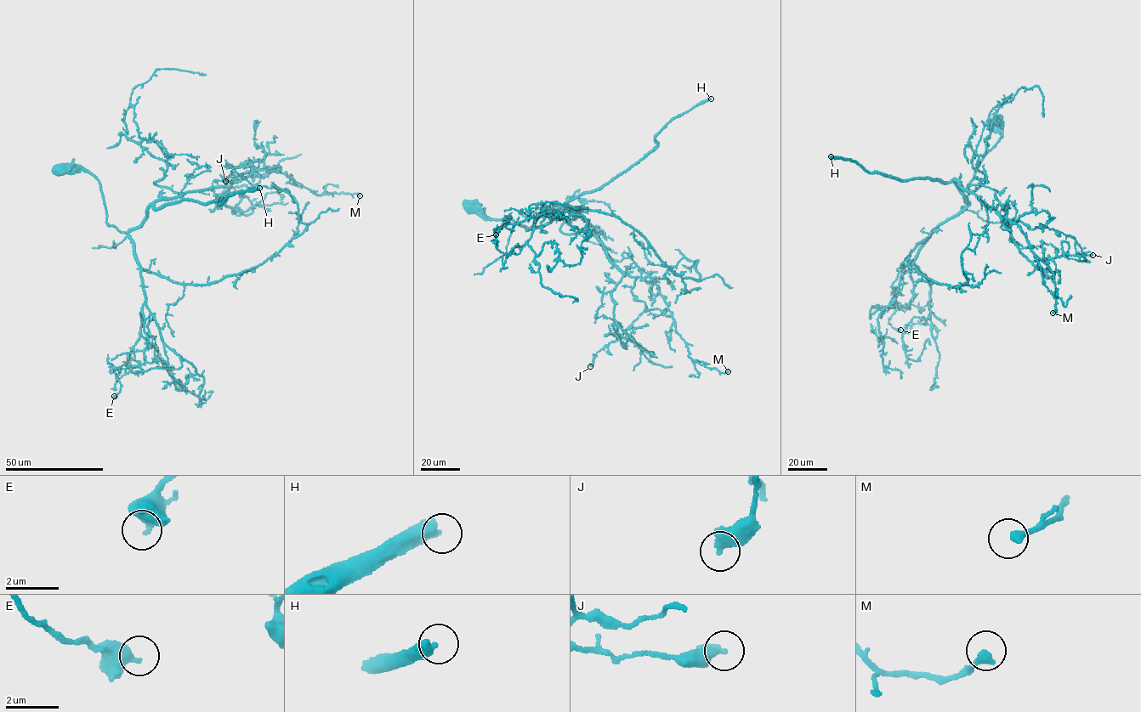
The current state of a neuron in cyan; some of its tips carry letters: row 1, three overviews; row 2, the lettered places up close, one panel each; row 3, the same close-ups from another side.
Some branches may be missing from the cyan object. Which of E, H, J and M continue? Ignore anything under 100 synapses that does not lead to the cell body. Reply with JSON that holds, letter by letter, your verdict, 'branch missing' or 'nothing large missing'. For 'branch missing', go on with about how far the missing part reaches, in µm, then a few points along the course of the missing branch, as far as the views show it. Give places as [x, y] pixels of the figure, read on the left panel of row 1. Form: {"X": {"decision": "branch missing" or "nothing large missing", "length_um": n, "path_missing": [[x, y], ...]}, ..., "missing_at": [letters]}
{"E": {"decision": "nothing large missing"}, "H": {"decision": "branch missing", "length_um": 200}, "J": {"decision": "nothing large missing"}, "M": {"decision": "nothing large missing"}, "missing_at": ["H"]}

